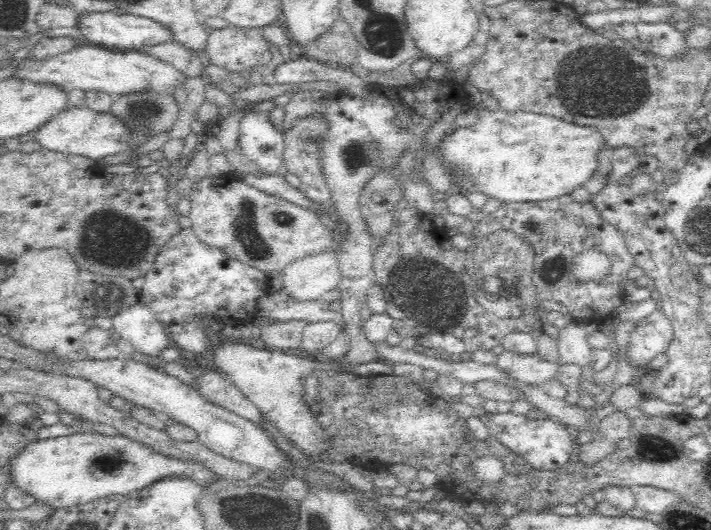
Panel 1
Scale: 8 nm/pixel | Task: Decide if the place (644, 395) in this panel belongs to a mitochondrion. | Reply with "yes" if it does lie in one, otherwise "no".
no

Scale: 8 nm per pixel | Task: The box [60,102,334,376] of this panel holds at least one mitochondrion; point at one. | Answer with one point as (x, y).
(108, 241)

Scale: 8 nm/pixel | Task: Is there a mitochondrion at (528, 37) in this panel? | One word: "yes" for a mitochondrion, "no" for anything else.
no

